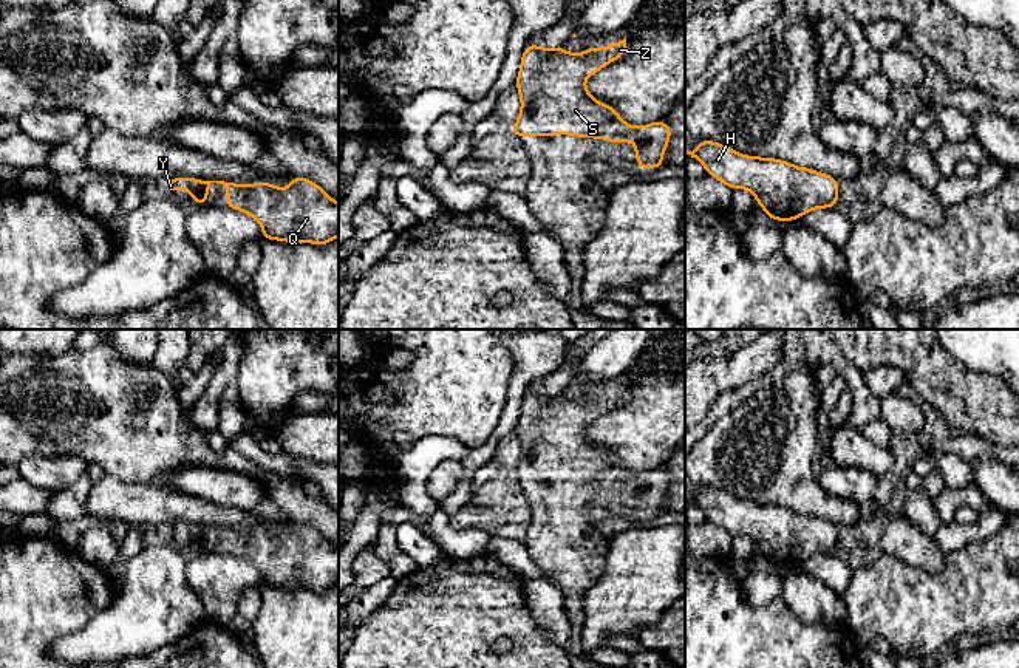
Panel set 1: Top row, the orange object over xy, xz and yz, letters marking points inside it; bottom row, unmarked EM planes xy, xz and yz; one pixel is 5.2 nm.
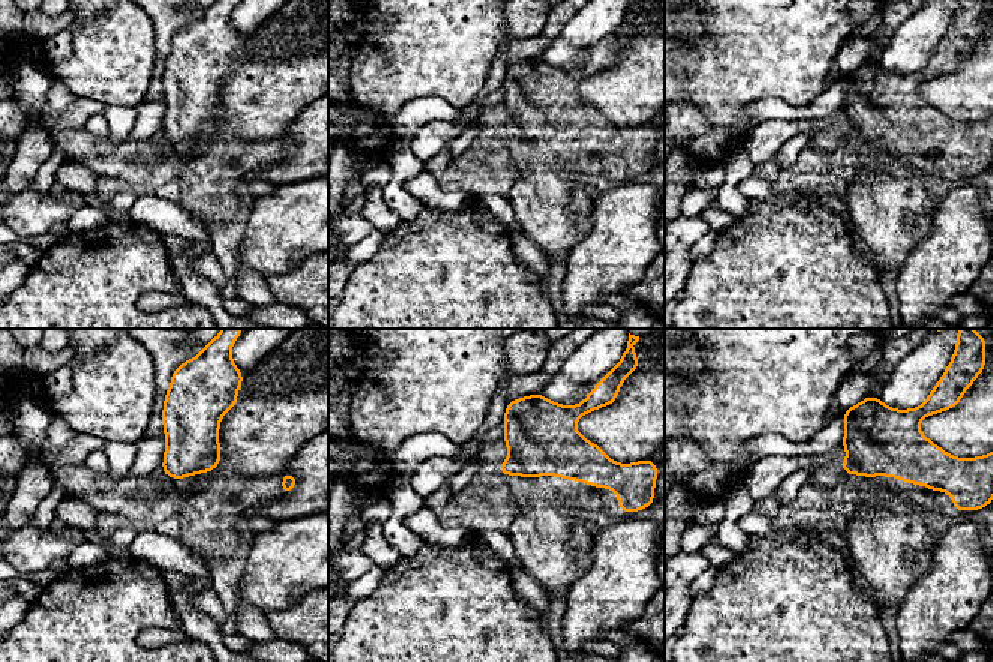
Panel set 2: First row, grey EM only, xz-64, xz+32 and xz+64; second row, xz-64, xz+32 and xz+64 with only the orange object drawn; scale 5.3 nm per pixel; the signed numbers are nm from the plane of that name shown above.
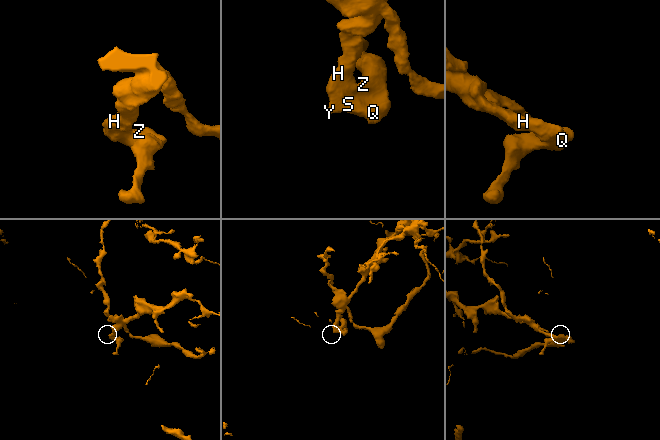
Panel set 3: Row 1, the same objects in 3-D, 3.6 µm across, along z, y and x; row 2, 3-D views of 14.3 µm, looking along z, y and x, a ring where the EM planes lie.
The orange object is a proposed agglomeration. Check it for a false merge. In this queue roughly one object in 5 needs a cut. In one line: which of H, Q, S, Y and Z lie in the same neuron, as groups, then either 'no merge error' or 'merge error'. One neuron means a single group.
groups H Q S Y Z; no merge error

